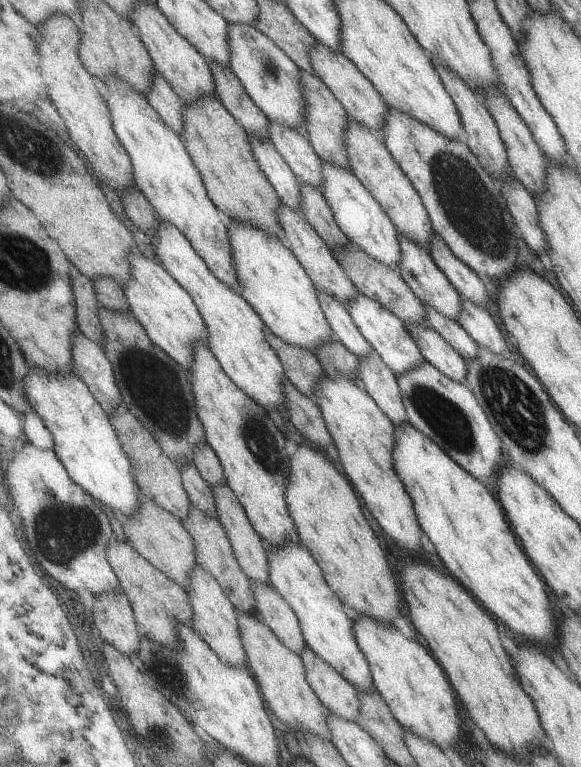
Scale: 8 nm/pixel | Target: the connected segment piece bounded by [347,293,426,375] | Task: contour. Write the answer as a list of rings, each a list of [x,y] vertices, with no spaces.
[[[358,293],[347,304],[347,309],[360,334],[368,341],[371,348],[380,355],[384,364],[392,369],[394,374],[399,375],[411,371],[411,368],[415,368],[417,364],[426,363],[423,354],[407,331],[405,324],[379,302]]]

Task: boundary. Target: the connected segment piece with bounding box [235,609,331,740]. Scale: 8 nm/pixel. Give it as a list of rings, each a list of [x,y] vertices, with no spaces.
[[[236,609],[240,638],[246,655],[246,667],[258,683],[265,705],[274,712],[290,730],[314,733],[326,740],[331,738],[327,725],[327,708],[320,702],[306,678],[305,666],[299,654],[284,646],[279,638],[266,626],[255,612]]]

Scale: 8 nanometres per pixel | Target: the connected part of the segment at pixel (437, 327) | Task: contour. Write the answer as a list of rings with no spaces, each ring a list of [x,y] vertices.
[[[428,305],[426,308],[425,324],[433,328],[440,336],[446,339],[446,342],[463,356],[464,360],[476,358],[478,344],[472,340],[468,333],[454,319],[446,318],[436,309]]]

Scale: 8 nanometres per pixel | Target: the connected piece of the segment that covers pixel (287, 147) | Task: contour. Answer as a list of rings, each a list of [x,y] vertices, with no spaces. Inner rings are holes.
[[[270,121],[269,126],[269,139],[271,143],[276,147],[276,150],[280,153],[280,156],[284,159],[284,162],[292,169],[292,172],[296,175],[297,181],[302,184],[306,183],[314,188],[319,188],[322,193],[321,186],[321,158],[315,153],[312,148],[308,137],[300,129],[293,129],[286,125],[279,125],[277,122]]]

